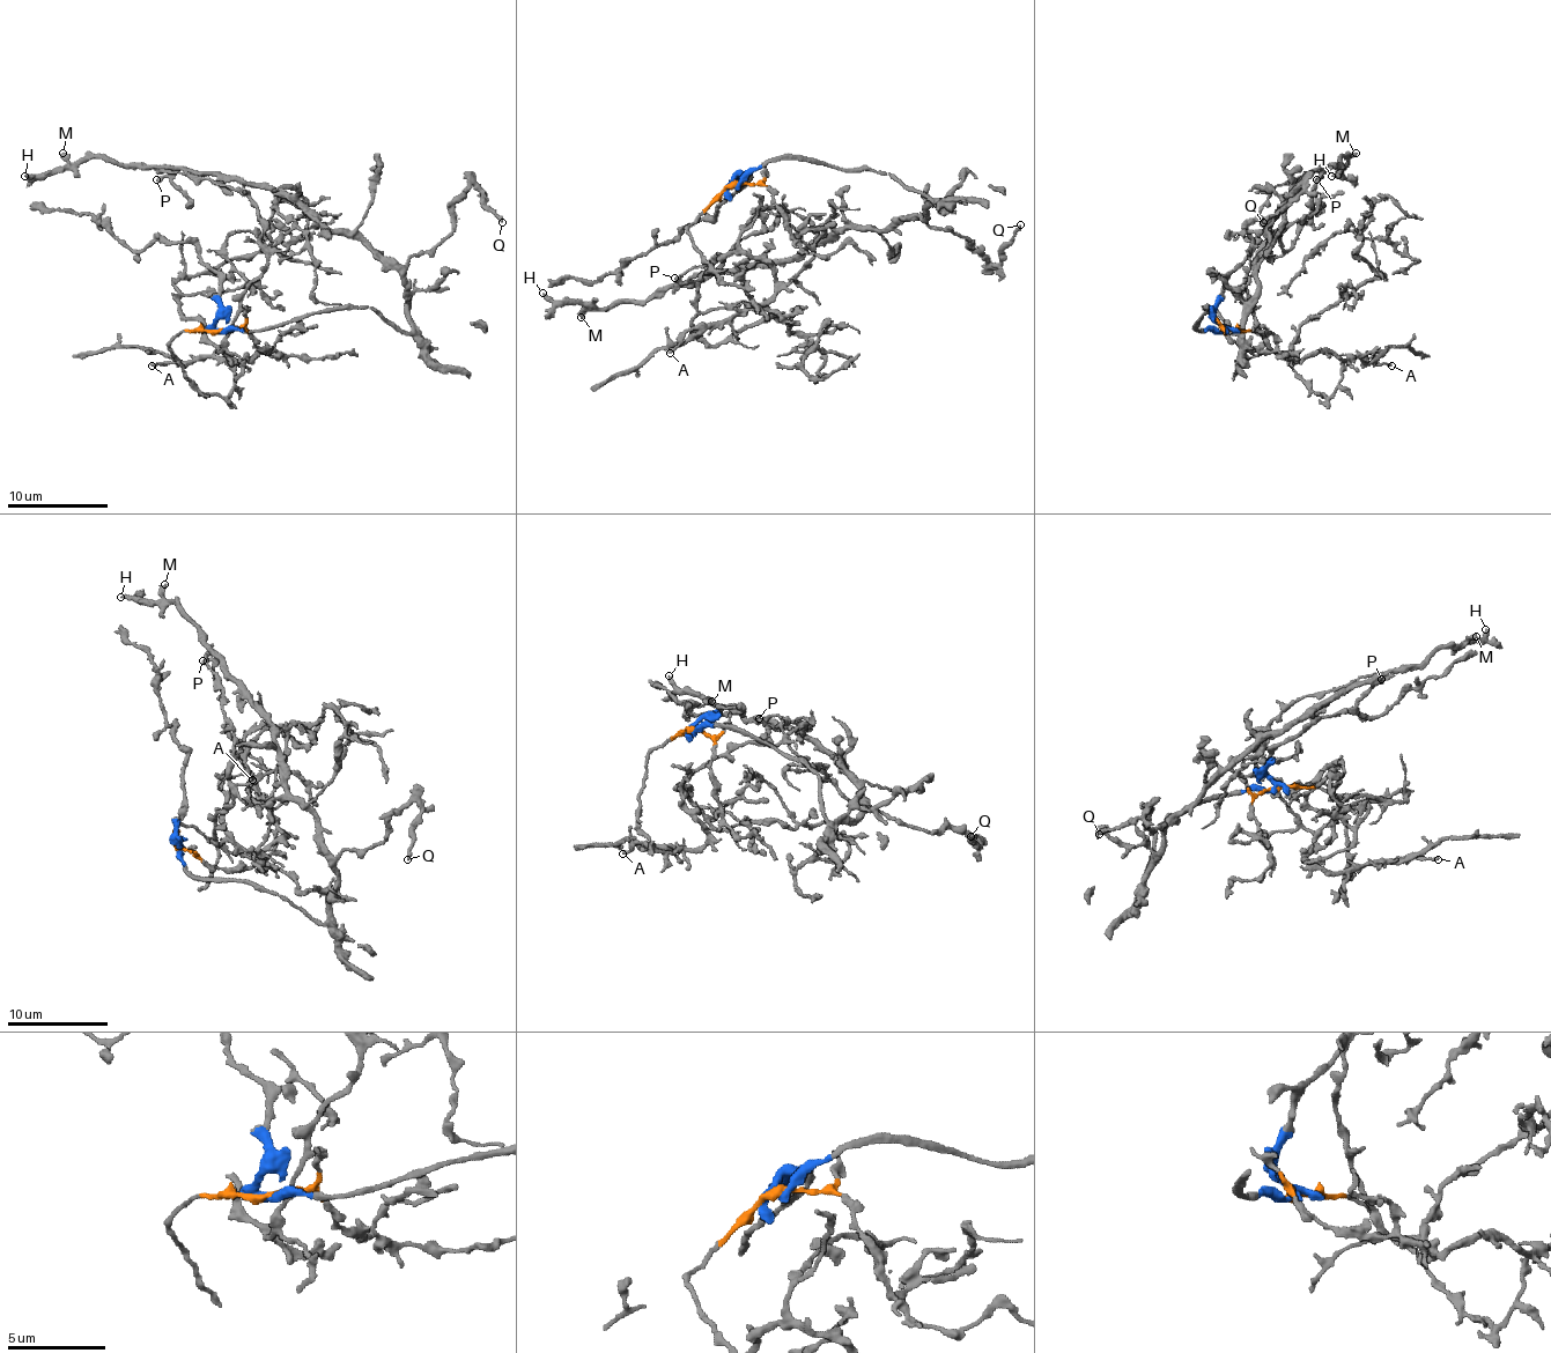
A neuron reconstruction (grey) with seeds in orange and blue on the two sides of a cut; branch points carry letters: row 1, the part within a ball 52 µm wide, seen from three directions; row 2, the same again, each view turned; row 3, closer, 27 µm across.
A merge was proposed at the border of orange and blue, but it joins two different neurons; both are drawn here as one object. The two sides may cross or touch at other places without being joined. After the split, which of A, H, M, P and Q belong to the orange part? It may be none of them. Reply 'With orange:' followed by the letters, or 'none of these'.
With orange: A

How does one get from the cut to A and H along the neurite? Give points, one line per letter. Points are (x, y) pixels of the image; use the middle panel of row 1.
A: (732, 186), (689, 227), (689, 237), (699, 257), (752, 302), (730, 317), (694, 325), (669, 353)
H: (732, 186), (770, 159), (815, 159), (929, 201), (924, 219), (833, 229), (643, 300), (543, 293)

